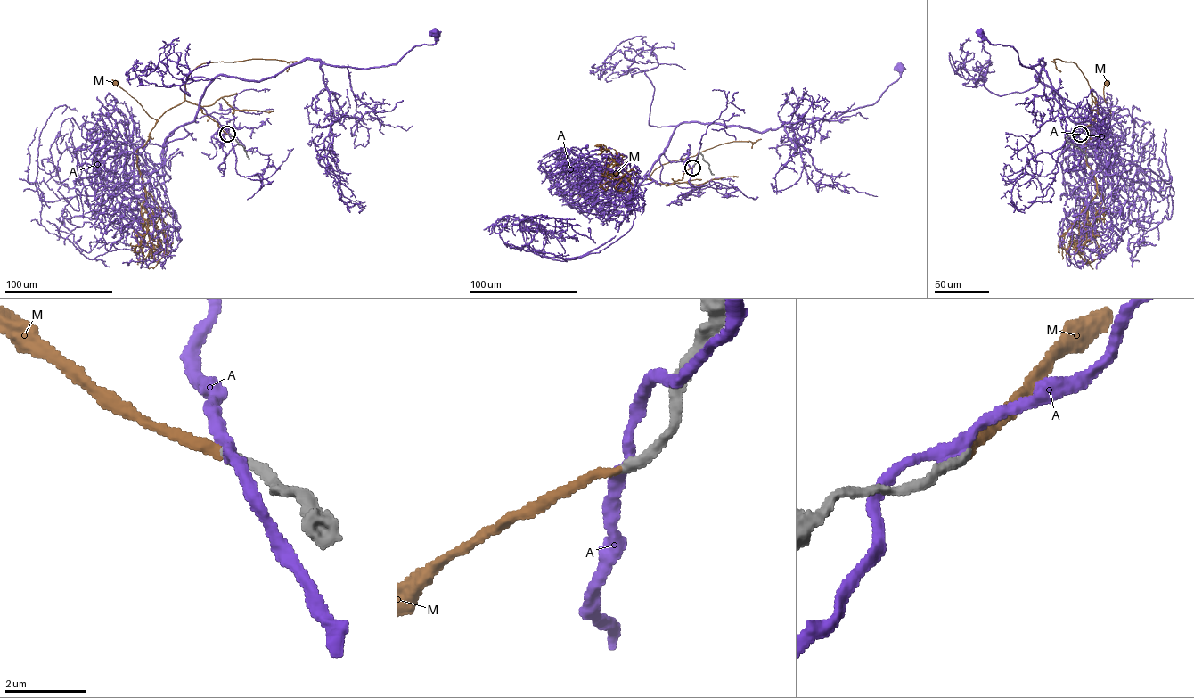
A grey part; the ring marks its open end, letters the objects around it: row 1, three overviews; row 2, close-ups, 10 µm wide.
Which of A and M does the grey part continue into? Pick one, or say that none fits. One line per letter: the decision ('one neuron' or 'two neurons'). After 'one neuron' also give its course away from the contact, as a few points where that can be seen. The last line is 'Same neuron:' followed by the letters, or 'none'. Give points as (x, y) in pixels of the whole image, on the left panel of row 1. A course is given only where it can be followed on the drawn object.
A: two neurons
M: one neuron; it runs (227, 134), (202, 112), (200, 106), (185, 100), (167, 110), (156, 122), (135, 100), (115, 83)
Same neuron: M

